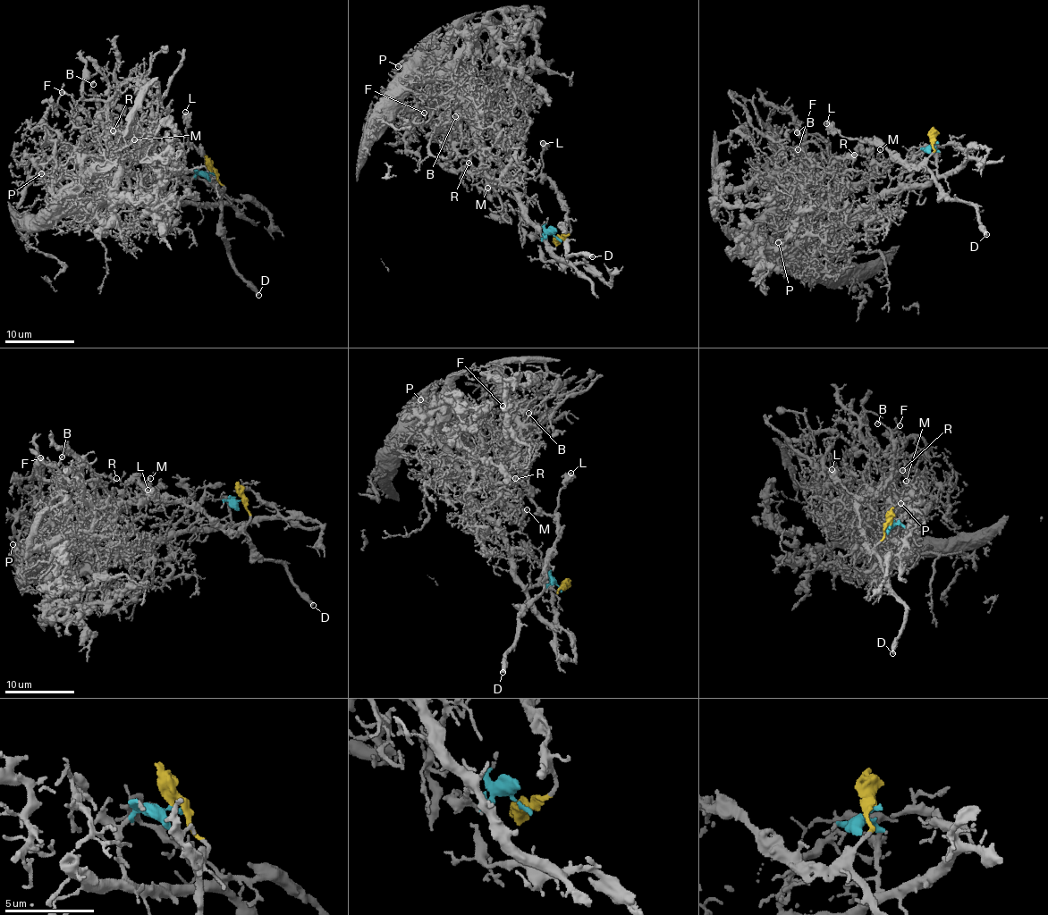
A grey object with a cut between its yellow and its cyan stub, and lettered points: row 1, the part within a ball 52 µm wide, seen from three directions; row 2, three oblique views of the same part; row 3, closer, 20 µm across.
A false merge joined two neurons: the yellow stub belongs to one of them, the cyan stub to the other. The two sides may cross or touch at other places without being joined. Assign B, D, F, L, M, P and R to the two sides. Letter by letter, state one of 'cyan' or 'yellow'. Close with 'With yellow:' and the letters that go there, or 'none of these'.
B: cyan
D: yellow
F: cyan
L: yellow
M: cyan
P: cyan
R: cyan
With yellow: D, L

